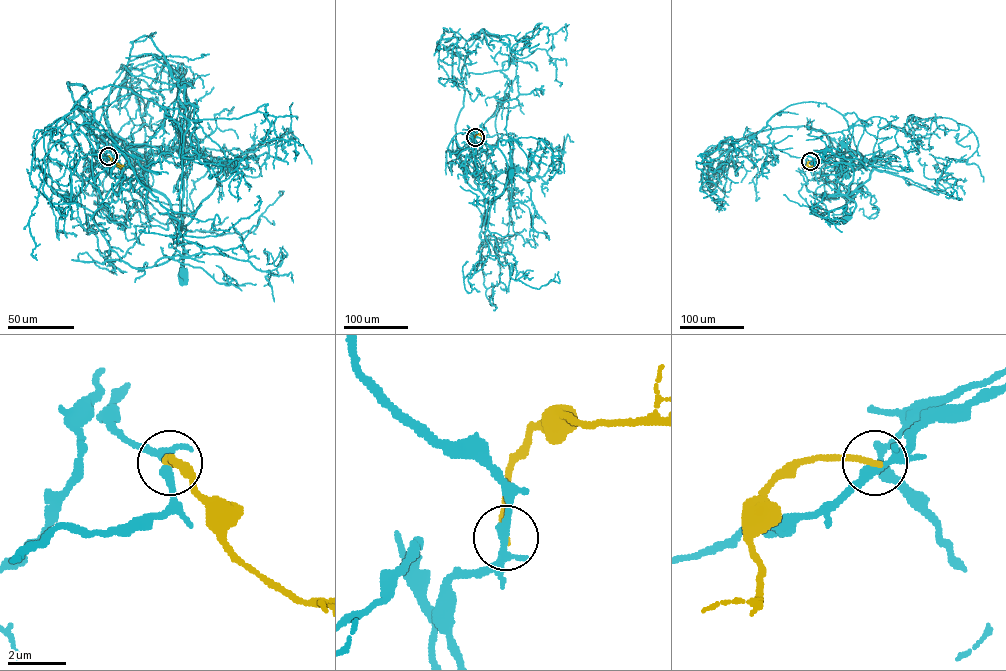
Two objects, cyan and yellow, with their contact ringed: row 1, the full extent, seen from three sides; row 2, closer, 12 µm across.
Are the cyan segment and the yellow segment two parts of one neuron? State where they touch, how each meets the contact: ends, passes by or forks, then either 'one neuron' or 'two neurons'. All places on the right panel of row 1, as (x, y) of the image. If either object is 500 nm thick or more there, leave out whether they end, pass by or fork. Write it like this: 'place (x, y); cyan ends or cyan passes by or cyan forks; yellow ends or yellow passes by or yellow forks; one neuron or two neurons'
place (810, 161); cyan forks; yellow ends; two neurons

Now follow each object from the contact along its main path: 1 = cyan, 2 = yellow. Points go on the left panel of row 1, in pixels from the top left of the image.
1: (109, 156), (99, 142), (109, 148), (178, 150), (185, 226), (181, 273)
2: (108, 156), (120, 168), (116, 166)

